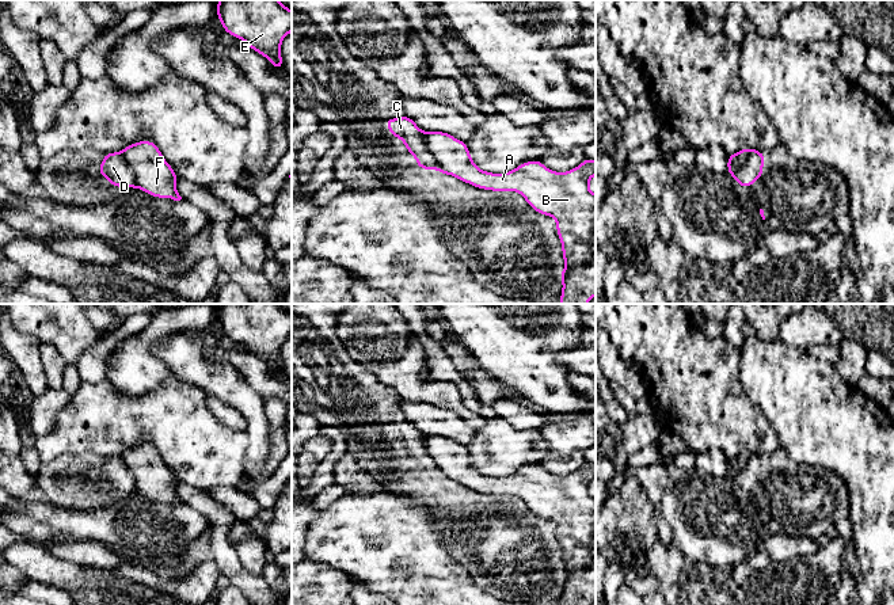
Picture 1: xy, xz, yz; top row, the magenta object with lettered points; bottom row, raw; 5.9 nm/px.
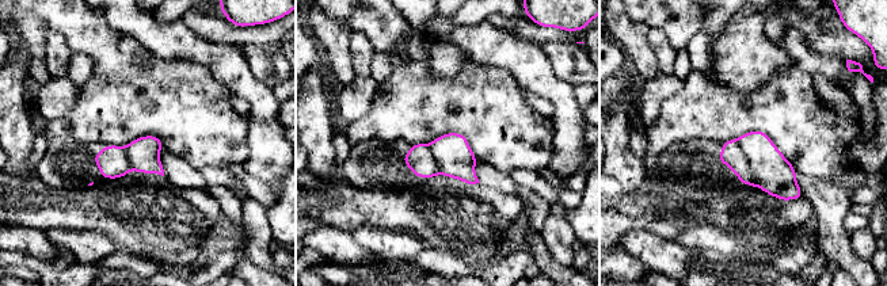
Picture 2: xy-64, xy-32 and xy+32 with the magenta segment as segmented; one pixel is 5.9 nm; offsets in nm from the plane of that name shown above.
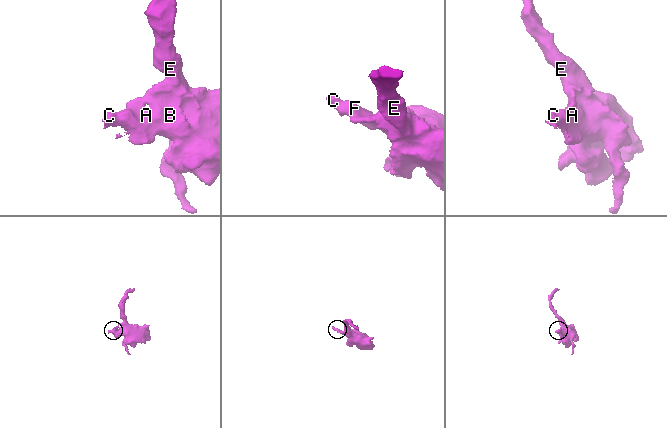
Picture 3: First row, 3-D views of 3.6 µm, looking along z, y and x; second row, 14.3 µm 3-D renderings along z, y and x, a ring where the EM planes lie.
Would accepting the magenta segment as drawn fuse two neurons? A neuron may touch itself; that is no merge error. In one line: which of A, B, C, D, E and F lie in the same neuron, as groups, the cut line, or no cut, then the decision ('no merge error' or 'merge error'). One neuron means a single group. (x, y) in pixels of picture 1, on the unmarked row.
groups A B E F / C D; cut xz (425, 437), (426, 452), (433, 460), (437, 472); merge error

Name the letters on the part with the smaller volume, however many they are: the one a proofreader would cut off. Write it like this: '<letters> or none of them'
C, D

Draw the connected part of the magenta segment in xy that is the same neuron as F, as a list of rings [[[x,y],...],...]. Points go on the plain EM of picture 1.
[[[137,445],[123,452],[122,457],[136,480],[138,492],[163,503],[182,503],[176,495],[178,479],[153,445]]]

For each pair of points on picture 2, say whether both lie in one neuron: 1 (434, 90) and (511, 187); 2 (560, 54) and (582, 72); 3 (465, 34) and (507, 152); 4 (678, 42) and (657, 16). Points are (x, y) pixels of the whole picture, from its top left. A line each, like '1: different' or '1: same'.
1: different
2: same
3: different
4: same

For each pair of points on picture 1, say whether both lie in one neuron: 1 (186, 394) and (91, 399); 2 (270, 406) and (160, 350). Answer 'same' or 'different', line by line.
1: same
2: different

